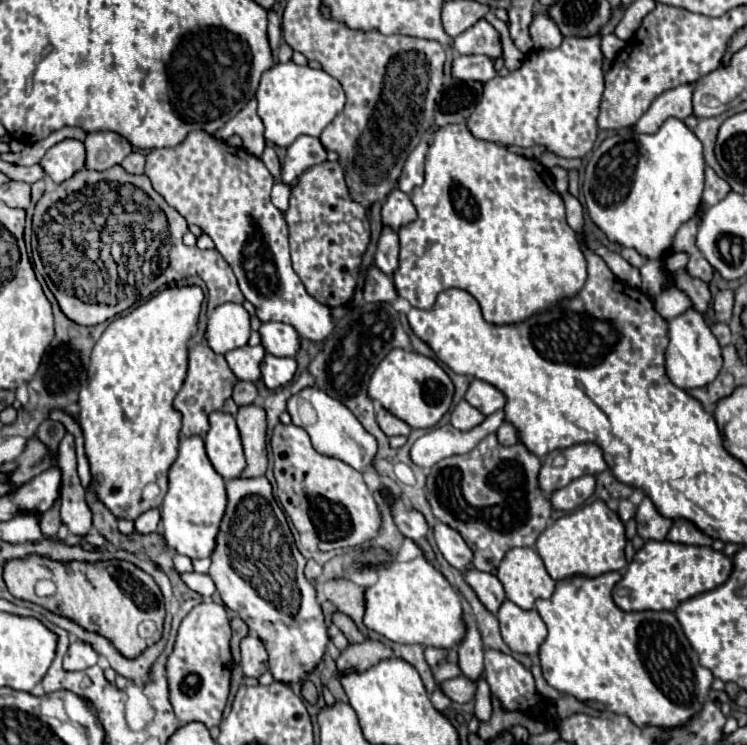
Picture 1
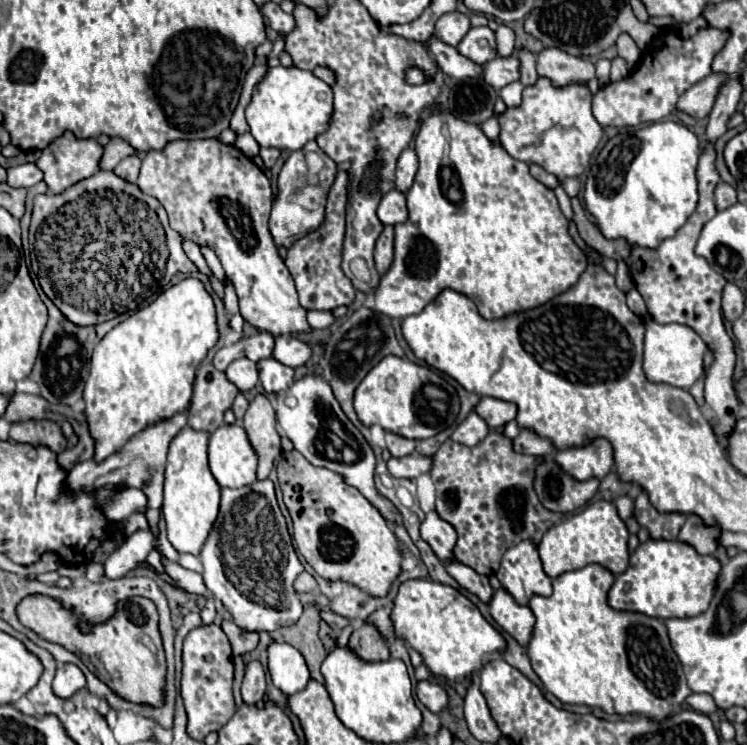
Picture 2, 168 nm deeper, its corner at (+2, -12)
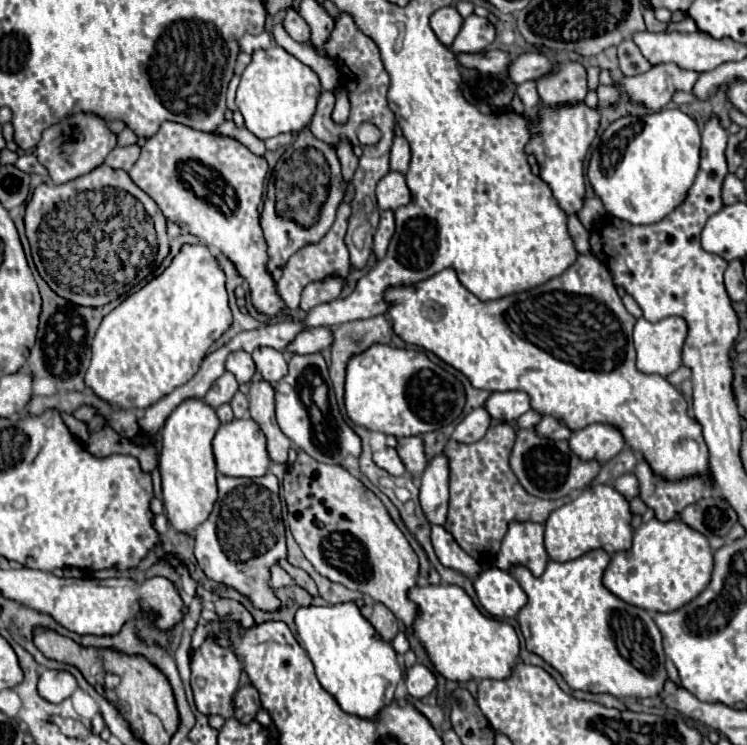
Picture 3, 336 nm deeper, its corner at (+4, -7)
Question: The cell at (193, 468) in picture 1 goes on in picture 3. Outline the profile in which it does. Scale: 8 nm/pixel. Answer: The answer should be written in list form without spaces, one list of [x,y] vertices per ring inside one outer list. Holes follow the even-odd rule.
[[[187,399],[169,415],[161,431],[163,447],[159,457],[159,471],[163,481],[163,505],[171,527],[179,533],[193,535],[197,525],[209,517],[209,511],[217,501],[217,471],[211,439],[219,425],[221,423],[215,415],[215,409],[205,407],[201,399]]]

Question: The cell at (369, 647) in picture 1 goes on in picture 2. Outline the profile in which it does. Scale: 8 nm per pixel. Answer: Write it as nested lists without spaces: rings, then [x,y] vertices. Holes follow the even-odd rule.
[[[363,622],[357,626],[349,638],[349,646],[363,658],[363,660],[387,660],[389,658],[389,646],[385,638],[379,634],[379,630],[371,622]]]

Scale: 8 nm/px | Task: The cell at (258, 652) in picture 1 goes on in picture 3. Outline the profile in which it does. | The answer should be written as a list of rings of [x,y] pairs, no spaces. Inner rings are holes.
[[[245,685],[235,695],[235,717],[241,719],[241,723],[249,723],[255,719],[259,705],[259,691],[253,685]]]

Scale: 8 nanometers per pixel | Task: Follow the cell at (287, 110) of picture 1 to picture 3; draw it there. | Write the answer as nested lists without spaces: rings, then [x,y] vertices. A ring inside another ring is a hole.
[[[273,45],[271,49],[253,53],[253,61],[241,75],[237,107],[245,119],[245,127],[265,141],[279,133],[301,133],[315,113],[321,91],[319,75],[311,67],[303,65],[283,47]]]

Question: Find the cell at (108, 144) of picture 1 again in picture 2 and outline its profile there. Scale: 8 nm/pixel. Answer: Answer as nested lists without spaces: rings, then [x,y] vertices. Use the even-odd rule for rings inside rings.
[[[111,138],[111,142],[105,146],[105,154],[101,158],[101,170],[113,170],[123,158],[135,154],[135,148],[127,144],[121,138]]]

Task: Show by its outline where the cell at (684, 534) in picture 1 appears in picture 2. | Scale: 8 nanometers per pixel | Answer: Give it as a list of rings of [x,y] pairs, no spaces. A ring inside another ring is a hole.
[[[695,514],[687,516],[687,522],[679,532],[679,540],[691,544],[699,554],[713,554],[719,546],[719,536],[721,536],[719,526],[703,528],[703,520],[699,520],[699,516]]]

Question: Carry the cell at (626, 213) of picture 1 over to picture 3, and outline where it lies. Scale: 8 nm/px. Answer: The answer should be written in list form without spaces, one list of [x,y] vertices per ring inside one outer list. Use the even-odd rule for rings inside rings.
[[[663,109],[643,117],[621,117],[601,135],[601,143],[591,155],[587,177],[595,195],[603,201],[607,215],[633,225],[653,225],[665,219],[665,215],[673,213],[685,201],[699,167],[699,147],[701,135],[697,123],[679,109]]]

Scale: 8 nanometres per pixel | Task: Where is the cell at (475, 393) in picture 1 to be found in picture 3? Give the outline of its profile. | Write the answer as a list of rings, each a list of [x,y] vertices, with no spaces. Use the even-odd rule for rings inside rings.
[[[505,391],[505,393],[491,393],[485,401],[487,413],[497,421],[515,421],[523,413],[531,409],[529,397],[521,391]]]

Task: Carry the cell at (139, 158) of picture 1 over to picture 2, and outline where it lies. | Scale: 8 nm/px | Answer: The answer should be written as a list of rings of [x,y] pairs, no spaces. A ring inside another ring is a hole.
[[[127,156],[125,160],[121,160],[117,166],[115,166],[115,174],[121,176],[123,180],[135,184],[137,182],[137,176],[139,176],[139,166],[141,166],[141,160],[137,156]]]

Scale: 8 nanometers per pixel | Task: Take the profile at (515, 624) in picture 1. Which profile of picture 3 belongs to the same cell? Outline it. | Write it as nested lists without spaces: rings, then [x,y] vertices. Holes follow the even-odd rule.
[[[497,567],[481,571],[473,585],[481,605],[493,617],[517,617],[527,603],[527,595],[513,575]]]

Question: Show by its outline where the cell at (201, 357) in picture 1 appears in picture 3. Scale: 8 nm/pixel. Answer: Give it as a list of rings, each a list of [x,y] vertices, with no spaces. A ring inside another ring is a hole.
[[[225,371],[225,373],[211,385],[211,389],[209,389],[207,395],[203,397],[203,401],[205,401],[209,407],[217,409],[219,405],[231,401],[231,397],[235,395],[237,387],[239,387],[239,385],[237,385],[237,379],[235,379],[229,371]]]

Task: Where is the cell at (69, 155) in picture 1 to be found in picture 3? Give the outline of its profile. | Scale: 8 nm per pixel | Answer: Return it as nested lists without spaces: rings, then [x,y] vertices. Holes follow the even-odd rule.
[[[79,113],[45,129],[41,141],[35,147],[35,155],[39,163],[49,171],[53,183],[67,183],[99,167],[105,161],[107,153],[115,147],[115,139],[117,137],[107,129],[107,123],[101,117]]]

